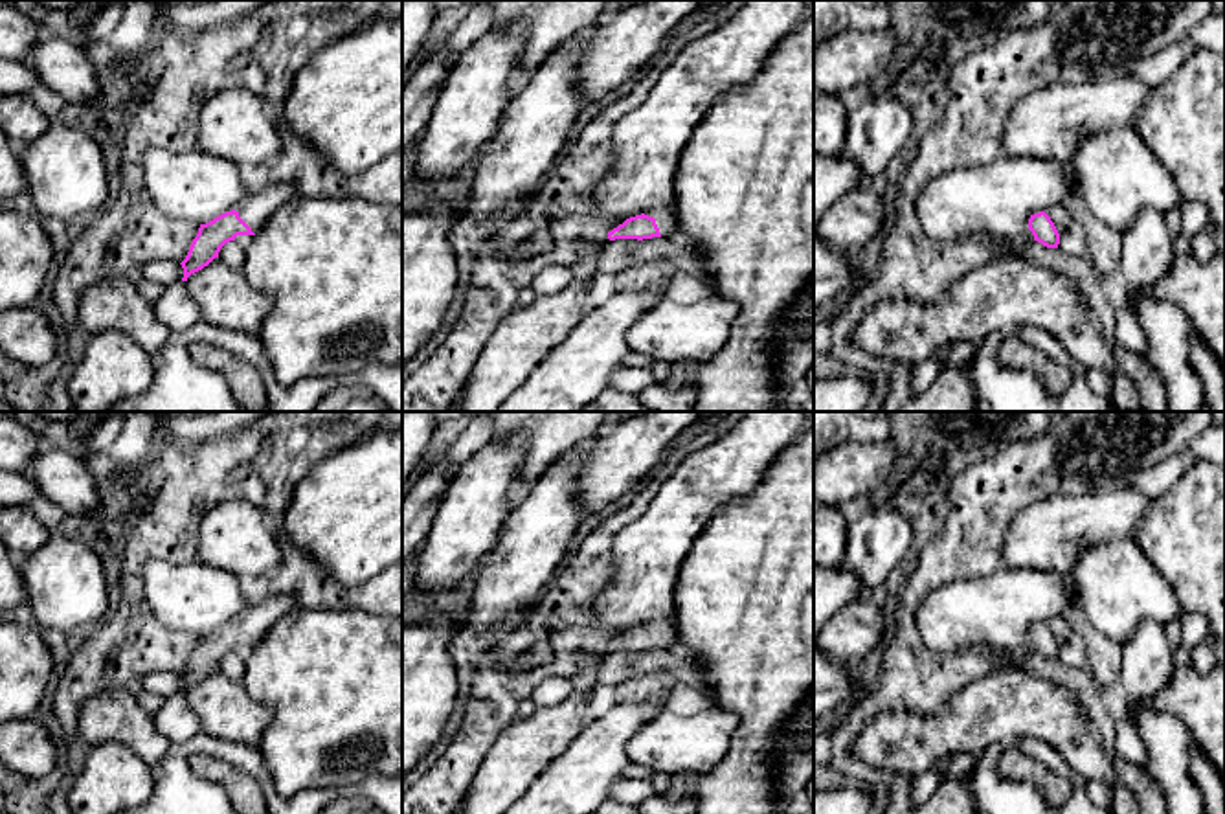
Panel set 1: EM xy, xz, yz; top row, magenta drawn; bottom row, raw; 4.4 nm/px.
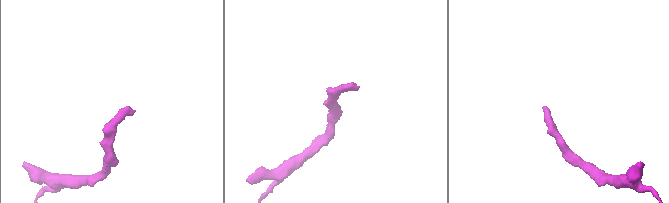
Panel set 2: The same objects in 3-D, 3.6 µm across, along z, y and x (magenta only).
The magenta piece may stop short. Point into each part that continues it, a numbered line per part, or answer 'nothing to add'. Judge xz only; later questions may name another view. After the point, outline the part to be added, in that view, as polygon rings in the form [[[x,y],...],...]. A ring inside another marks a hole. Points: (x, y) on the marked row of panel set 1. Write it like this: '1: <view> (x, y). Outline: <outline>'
1: xz (665, 219). Outline: [[[674,206],[657,208],[657,215],[654,217],[659,228],[661,237],[669,237],[678,230],[676,226],[676,211]]]

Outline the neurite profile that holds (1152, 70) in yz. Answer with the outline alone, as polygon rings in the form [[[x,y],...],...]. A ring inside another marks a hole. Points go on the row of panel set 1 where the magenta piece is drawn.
[[[1183,39],[1150,57],[1135,62],[1128,75],[1148,86],[1164,83],[1192,53],[1196,48],[1188,39]]]

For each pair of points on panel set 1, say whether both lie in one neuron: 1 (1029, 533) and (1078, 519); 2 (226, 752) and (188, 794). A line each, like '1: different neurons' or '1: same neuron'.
1: same neuron
2: same neuron

